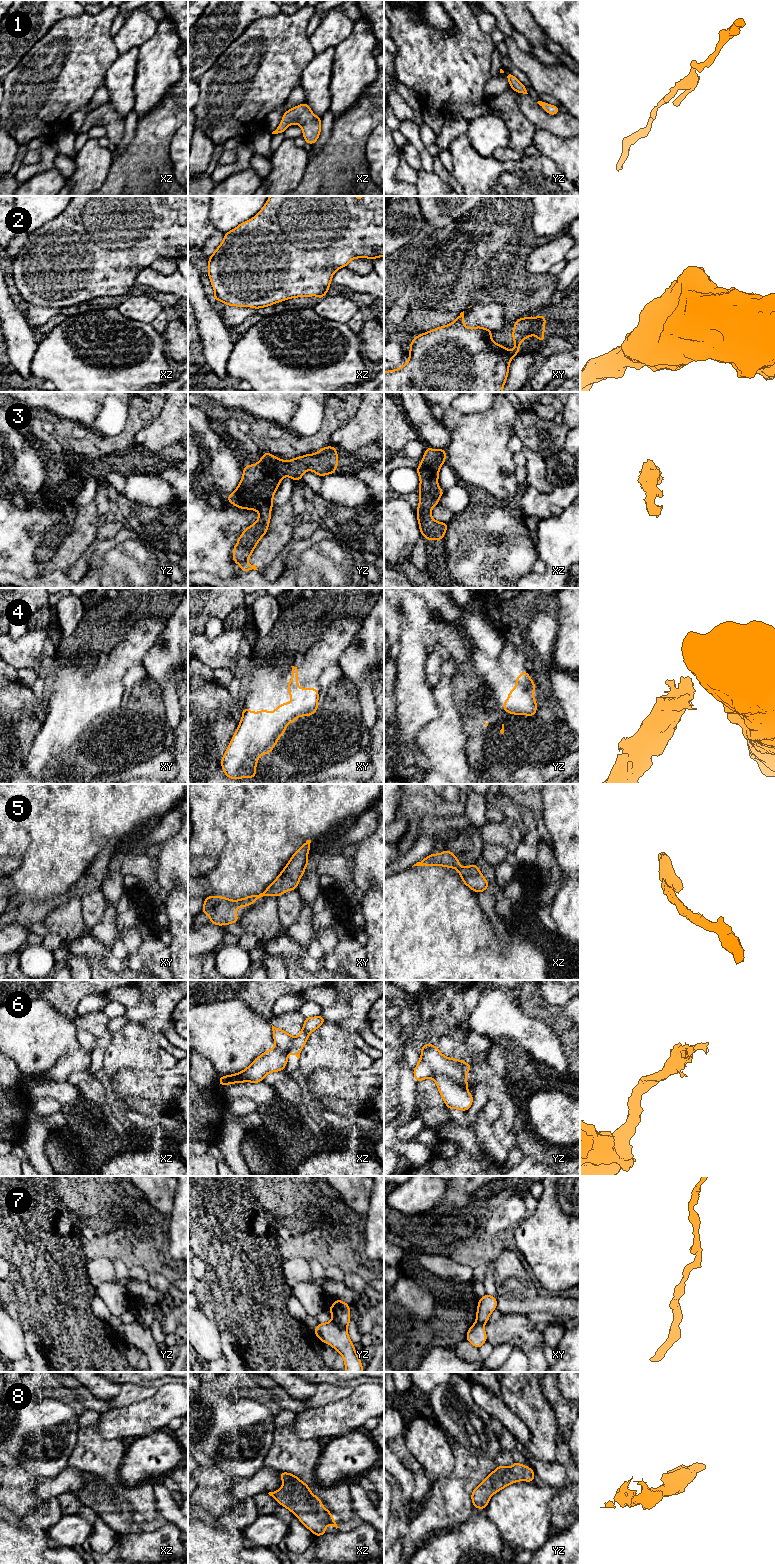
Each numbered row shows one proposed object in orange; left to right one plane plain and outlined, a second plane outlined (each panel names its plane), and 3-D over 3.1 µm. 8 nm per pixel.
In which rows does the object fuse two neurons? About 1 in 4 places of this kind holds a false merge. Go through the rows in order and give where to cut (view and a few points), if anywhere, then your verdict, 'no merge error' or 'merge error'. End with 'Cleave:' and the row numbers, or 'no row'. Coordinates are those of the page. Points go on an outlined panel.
1: cut none; no merge error
2: cut xy (507, 351), (515, 355); merge error
3: cut none; no merge error
4: cut yz (515, 687), (523, 697), (533, 697); merge error
5: cut none; no merge error
6: cut none; no merge error
7: cut yz (332, 1320), (345, 1328); merge error
8: cut none; no merge error
Cleave: 2, 4, 7

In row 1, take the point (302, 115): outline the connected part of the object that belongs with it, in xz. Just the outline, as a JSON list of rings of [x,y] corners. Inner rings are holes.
[[[306,103],[293,107],[283,114],[280,125],[272,134],[284,133],[292,124],[298,124],[303,130],[306,143],[313,145],[321,132],[321,118],[317,117]]]

